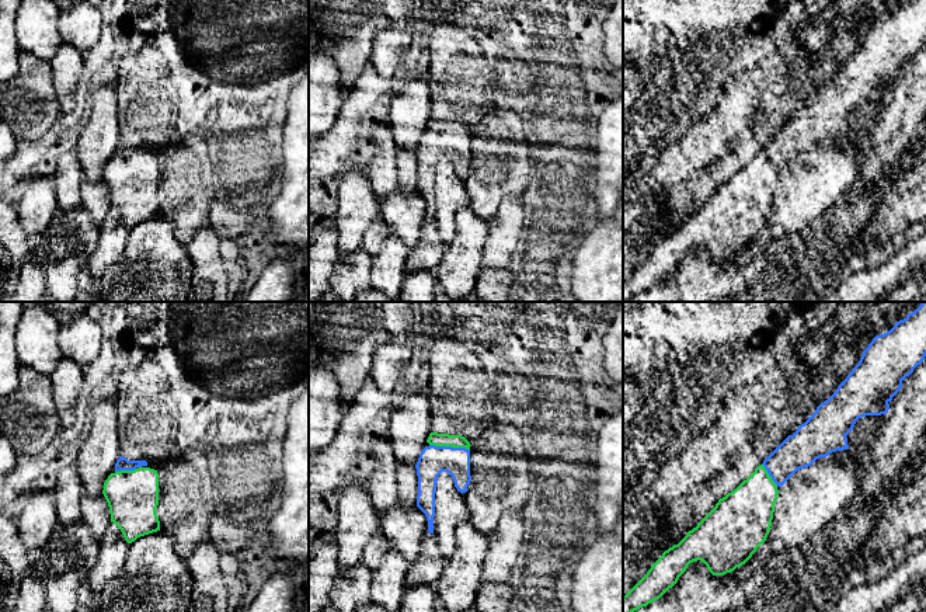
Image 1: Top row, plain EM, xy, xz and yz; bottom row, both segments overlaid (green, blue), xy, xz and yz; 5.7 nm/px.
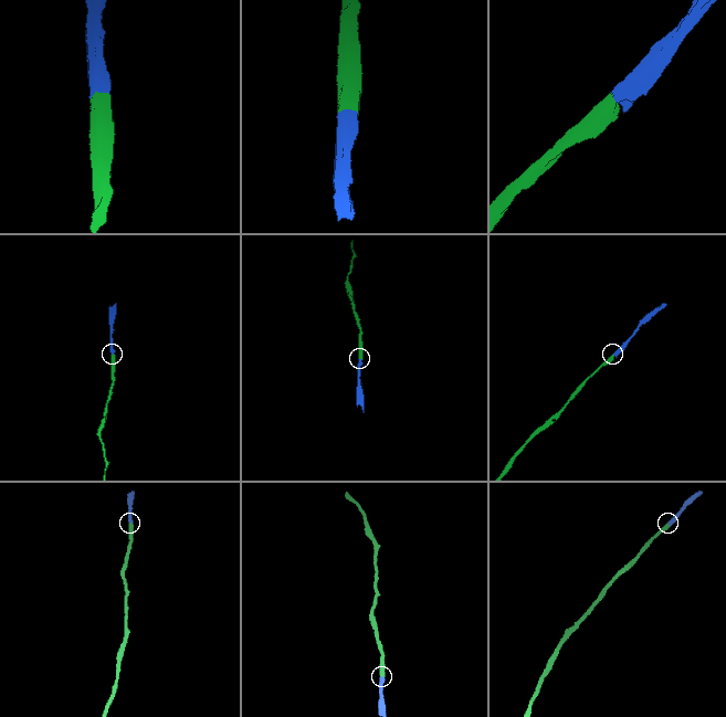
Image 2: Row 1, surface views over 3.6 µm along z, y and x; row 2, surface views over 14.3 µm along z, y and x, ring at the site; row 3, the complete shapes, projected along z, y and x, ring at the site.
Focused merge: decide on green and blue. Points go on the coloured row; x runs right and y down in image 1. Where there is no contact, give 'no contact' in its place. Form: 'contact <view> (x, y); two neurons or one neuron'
contact xz (449, 445); one neuron

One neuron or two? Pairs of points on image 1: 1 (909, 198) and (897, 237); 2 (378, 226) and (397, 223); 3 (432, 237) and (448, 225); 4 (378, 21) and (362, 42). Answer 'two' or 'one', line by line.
1: one
2: two
3: two
4: one

